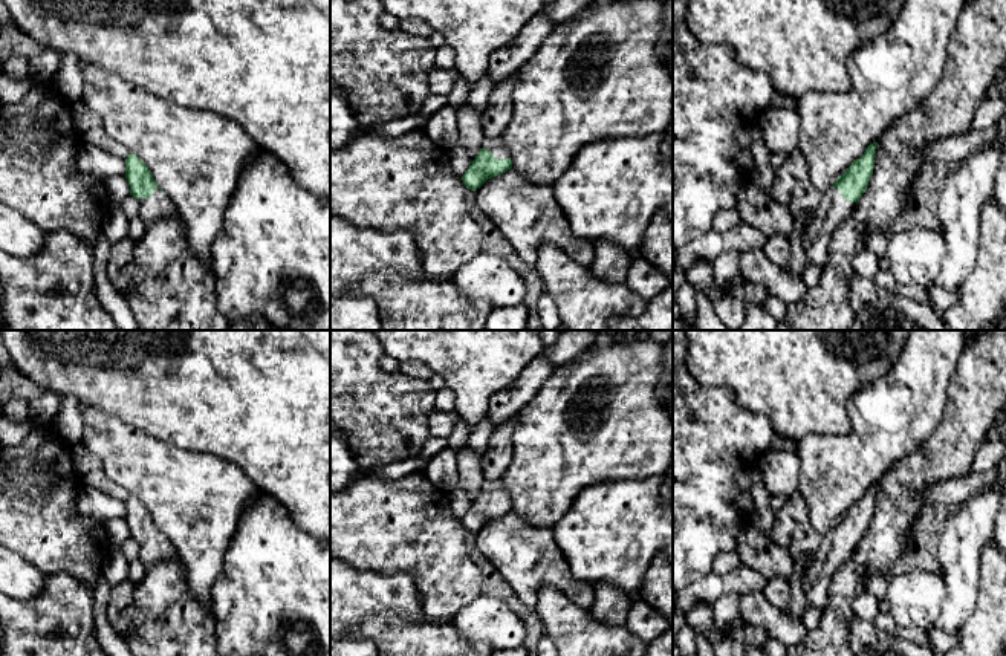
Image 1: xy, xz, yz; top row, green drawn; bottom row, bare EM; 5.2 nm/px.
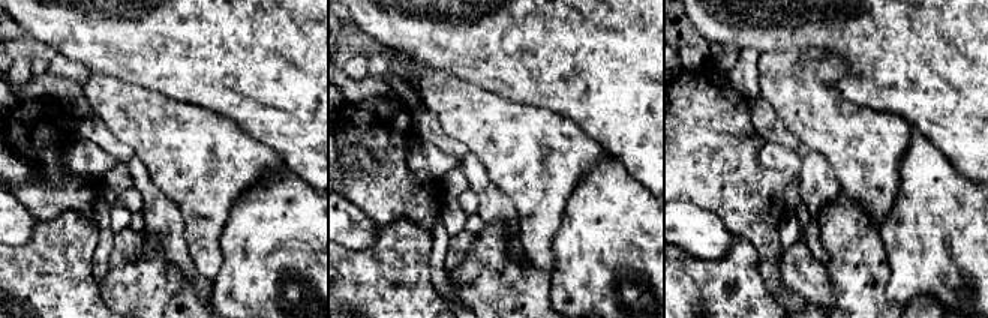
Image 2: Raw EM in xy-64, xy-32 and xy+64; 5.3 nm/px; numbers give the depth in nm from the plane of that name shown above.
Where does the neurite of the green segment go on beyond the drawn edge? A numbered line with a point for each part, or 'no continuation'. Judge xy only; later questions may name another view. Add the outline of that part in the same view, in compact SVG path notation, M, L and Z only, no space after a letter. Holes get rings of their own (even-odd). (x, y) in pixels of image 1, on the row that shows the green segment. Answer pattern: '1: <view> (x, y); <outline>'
1: xy (159, 205); M159 188L153 191L148 199L138 199L139 202L139 219L150 225L159 219L168 217L177 211L170 197Z

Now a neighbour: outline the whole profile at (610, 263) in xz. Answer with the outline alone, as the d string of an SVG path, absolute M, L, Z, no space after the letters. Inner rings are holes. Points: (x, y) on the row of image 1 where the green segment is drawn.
M608 240L593 243L590 272L605 283L624 283L633 261L633 254Z

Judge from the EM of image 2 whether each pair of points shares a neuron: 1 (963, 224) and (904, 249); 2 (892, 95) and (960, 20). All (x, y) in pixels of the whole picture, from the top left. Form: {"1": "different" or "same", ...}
{"1": "same", "2": "same"}

